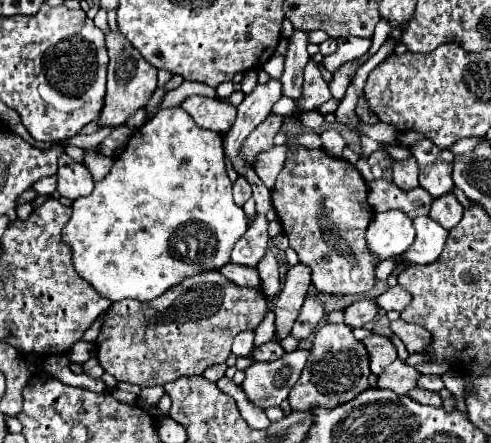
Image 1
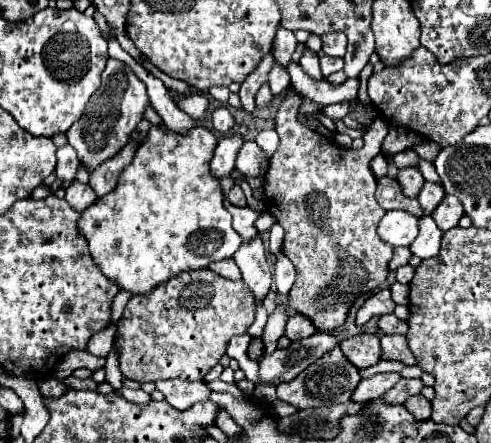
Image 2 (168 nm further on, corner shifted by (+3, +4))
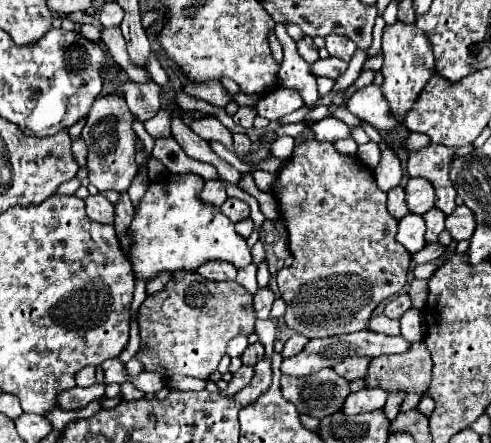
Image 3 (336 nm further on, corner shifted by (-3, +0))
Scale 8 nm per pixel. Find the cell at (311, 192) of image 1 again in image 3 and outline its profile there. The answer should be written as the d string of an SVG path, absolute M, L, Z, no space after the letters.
M305 141L279 171L273 195L279 201L281 219L289 235L289 249L295 259L293 265L277 273L281 299L287 303L283 315L285 325L307 339L365 329L377 305L405 287L411 265L411 255L395 239L397 219L387 211L387 195L377 187L371 169L359 159L337 153L331 143Z

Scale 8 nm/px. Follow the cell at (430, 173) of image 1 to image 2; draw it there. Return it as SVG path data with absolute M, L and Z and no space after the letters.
M425 181L423 187L419 189L417 201L423 207L423 213L431 215L433 207L437 207L437 203L441 203L443 197L445 197L445 189L443 189L441 183L429 183L429 181Z

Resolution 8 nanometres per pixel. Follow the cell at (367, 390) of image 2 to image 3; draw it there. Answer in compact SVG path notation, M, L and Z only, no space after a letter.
M371 389L371 391L357 391L357 393L349 393L349 397L345 399L341 413L345 415L359 415L359 413L369 413L369 411L377 411L381 407L385 407L387 401L387 393L379 391L379 389Z

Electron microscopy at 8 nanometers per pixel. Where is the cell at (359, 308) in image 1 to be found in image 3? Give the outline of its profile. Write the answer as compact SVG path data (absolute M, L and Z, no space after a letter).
M401 293L401 295L395 295L395 297L387 303L385 315L387 315L389 319L401 319L401 315L403 315L405 311L409 311L409 309L411 309L411 299L409 299L407 293Z

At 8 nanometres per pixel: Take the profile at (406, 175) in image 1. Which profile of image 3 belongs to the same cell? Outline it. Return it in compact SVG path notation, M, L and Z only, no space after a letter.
M409 179L405 193L407 193L405 201L407 201L411 213L425 215L433 207L435 193L433 193L433 187L427 179Z

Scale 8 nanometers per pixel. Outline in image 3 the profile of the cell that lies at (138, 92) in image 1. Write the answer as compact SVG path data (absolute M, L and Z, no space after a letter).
M121 93L117 95L103 95L99 97L89 115L87 115L87 123L81 131L83 139L87 141L89 147L89 157L87 157L87 167L89 167L89 181L91 185L95 185L101 193L103 191L117 191L117 193L125 193L135 175L137 175L137 163L135 163L135 133L131 129L135 117L131 115L131 111L127 109L127 103L123 99Z

